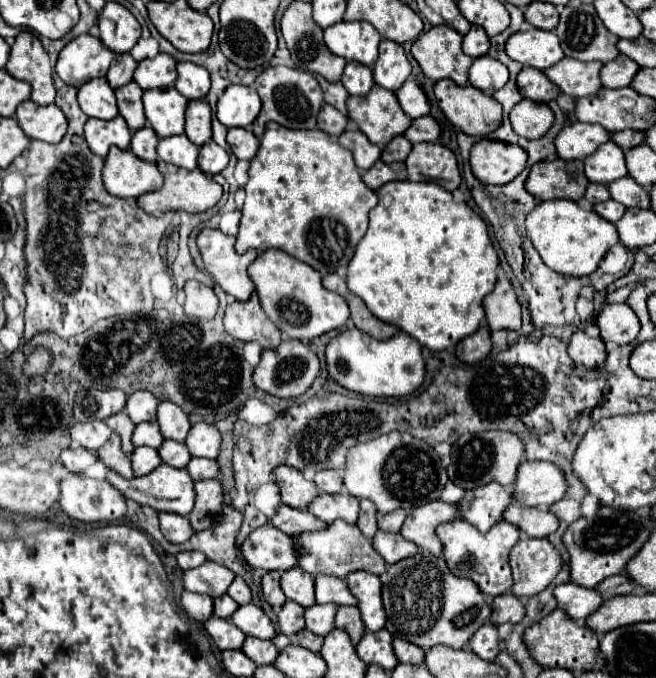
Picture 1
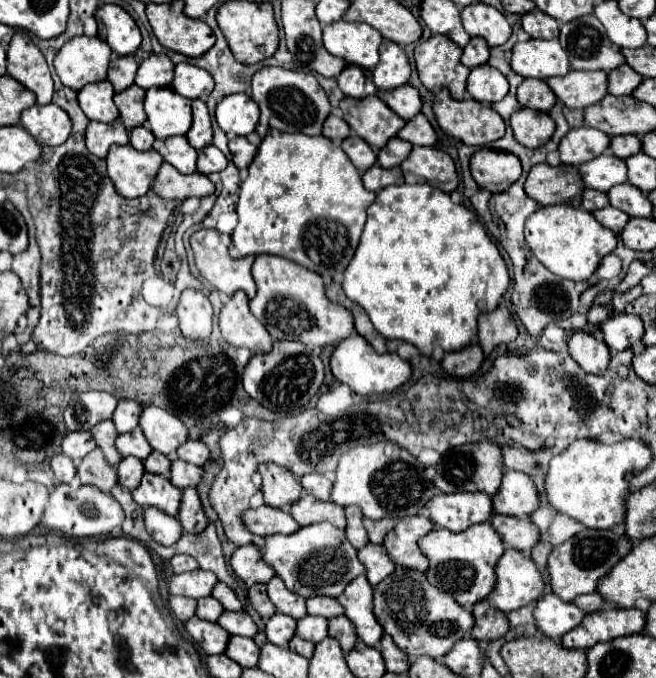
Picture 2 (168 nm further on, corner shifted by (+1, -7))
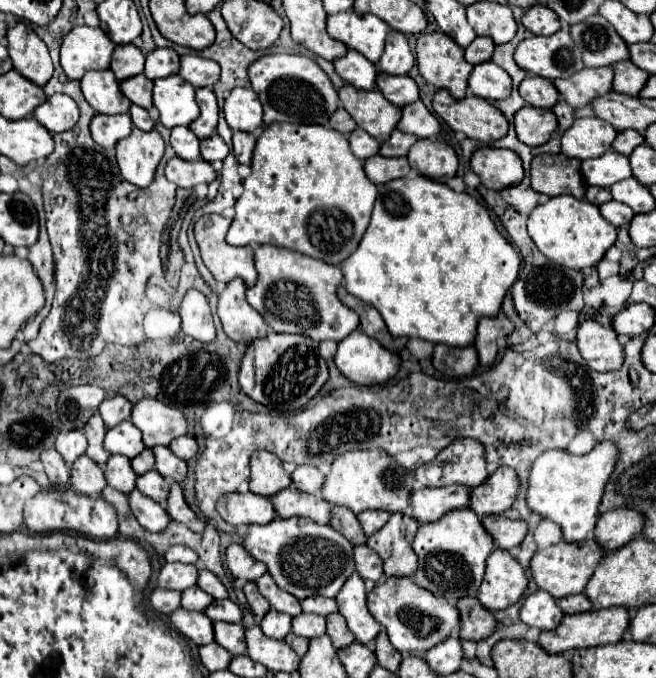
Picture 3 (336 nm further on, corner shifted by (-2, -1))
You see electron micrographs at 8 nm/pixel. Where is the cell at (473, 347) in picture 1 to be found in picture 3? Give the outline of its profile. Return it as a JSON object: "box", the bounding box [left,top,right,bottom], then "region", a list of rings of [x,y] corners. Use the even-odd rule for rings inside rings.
{"box":[432,344,478,378],"region":[[[436,344],[432,364],[436,370],[450,378],[460,378],[460,376],[470,376],[474,374],[478,366],[478,352],[474,344],[464,346],[464,348],[452,348],[444,344]]]}

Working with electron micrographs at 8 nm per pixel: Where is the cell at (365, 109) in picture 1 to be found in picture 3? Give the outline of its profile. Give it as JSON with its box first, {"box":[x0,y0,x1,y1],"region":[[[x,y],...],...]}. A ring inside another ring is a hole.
{"box":[338,86,402,142],"region":[[[344,86],[340,88],[338,94],[342,100],[342,106],[356,120],[356,124],[378,142],[388,140],[392,130],[402,118],[402,110],[398,106],[392,106],[380,94],[380,90],[368,92],[354,86]]]}

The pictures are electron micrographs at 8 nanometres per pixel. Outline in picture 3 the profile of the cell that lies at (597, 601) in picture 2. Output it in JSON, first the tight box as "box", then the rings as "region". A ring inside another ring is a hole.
{"box":[560,594,592,614],"region":[[[574,594],[574,596],[566,596],[560,602],[560,608],[564,608],[566,614],[578,614],[578,612],[588,612],[592,610],[592,602],[586,598],[586,594]]]}

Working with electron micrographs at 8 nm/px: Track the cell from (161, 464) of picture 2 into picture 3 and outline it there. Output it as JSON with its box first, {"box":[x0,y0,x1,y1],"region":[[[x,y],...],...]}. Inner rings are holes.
{"box":[132,448,156,474],"region":[[[146,448],[142,454],[132,458],[132,468],[136,470],[136,474],[144,474],[144,472],[154,470],[154,464],[156,464],[156,458],[150,448]]]}

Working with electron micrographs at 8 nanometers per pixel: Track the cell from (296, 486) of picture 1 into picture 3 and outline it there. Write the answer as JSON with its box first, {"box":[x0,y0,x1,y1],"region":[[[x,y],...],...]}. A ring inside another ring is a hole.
{"box":[250,450,292,498],"region":[[[260,450],[260,452],[252,454],[250,468],[252,468],[250,492],[258,494],[258,496],[272,498],[274,494],[278,494],[280,490],[284,490],[292,484],[292,478],[284,470],[282,460],[272,452]]]}

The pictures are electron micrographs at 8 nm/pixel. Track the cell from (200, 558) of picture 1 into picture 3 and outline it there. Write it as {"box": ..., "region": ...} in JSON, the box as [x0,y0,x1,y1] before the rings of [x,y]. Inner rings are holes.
{"box":[164,546,198,562],"region":[[[172,546],[166,554],[164,554],[166,562],[180,562],[180,558],[184,560],[198,560],[198,554],[194,550],[190,550],[188,546]]]}

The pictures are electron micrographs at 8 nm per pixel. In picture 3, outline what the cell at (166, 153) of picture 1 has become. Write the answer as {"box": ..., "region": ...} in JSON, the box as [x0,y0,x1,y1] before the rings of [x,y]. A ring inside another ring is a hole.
{"box":[170,126,200,160],"region":[[[188,126],[184,128],[172,128],[170,144],[178,158],[182,160],[196,160],[200,158],[200,140],[192,134]]]}

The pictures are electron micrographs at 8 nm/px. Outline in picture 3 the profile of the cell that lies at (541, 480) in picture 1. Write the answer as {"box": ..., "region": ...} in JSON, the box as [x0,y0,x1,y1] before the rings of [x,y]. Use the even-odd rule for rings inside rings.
{"box":[470,466,520,516],"region":[[[500,466],[494,474],[490,474],[484,486],[478,486],[476,490],[472,490],[470,508],[478,516],[480,514],[502,514],[514,504],[518,490],[520,490],[518,474],[508,466]]]}

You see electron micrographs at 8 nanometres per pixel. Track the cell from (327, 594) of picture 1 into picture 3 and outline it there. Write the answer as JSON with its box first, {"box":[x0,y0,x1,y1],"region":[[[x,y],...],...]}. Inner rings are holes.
{"box":[302,596,338,616],"region":[[[312,596],[312,598],[304,598],[304,600],[302,600],[302,610],[304,610],[304,612],[314,612],[314,614],[328,616],[328,614],[332,614],[332,612],[338,612],[338,604],[336,604],[334,598]]]}

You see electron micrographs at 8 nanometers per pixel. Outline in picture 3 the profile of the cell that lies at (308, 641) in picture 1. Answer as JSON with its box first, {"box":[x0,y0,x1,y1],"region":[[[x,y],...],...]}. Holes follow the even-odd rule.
{"box":[286,634,310,656],"region":[[[288,634],[286,638],[286,644],[298,654],[298,656],[304,656],[306,654],[306,650],[308,650],[308,644],[310,644],[310,640],[308,638],[302,638],[302,636],[296,636],[296,634]]]}

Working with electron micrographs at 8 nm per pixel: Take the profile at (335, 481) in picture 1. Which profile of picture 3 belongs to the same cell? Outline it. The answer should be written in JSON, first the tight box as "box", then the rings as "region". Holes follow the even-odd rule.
{"box":[292,466,324,494],"region":[[[298,466],[292,472],[292,482],[300,492],[320,494],[324,484],[324,474],[316,466]]]}

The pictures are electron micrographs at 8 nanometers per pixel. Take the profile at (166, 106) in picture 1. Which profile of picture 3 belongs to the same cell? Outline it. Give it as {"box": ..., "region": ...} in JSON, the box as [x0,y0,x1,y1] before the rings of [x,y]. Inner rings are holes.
{"box":[154,74,200,128],"region":[[[178,74],[154,80],[154,106],[166,128],[192,124],[200,110],[194,100],[194,88]]]}

